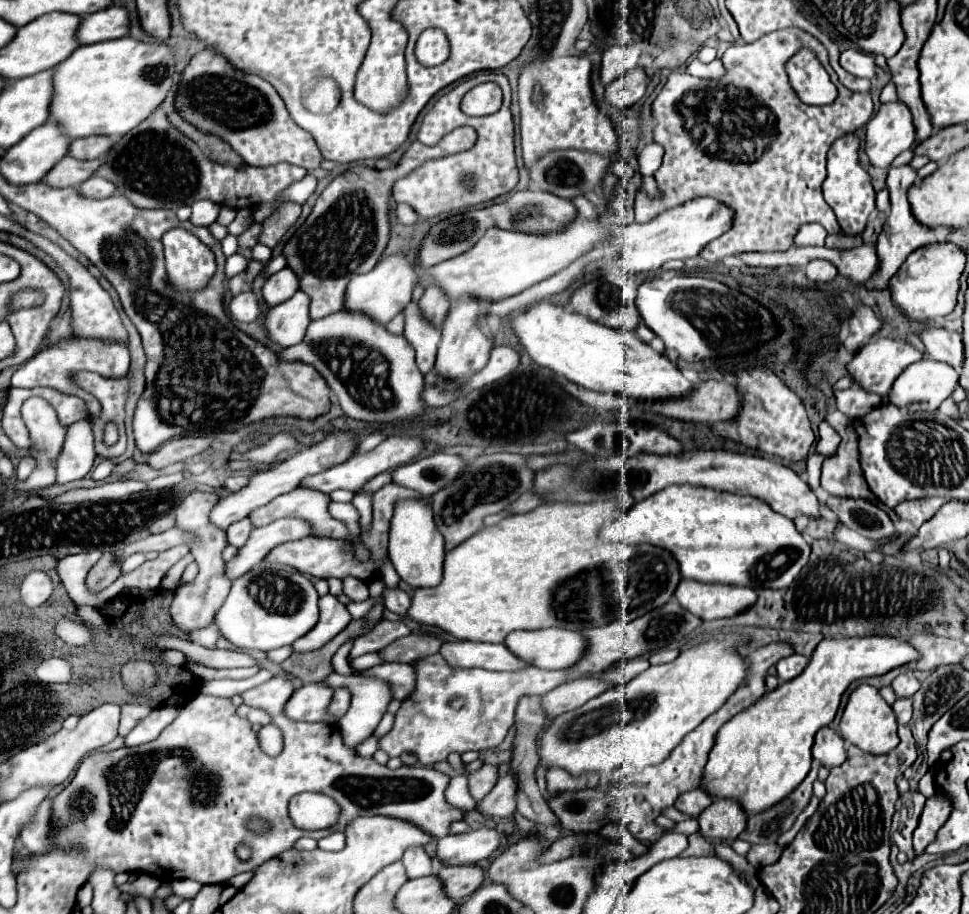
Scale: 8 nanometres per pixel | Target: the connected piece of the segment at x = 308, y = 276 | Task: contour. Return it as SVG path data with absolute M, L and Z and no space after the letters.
M457 127L455 131L447 133L435 147L427 147L419 141L411 143L401 161L391 169L379 171L367 165L355 165L331 181L327 191L319 195L311 215L283 249L287 265L293 267L299 277L301 291L311 297L311 319L321 319L329 313L341 311L349 279L369 271L381 259L391 233L389 197L393 183L429 159L455 155L459 153L457 149L471 149L475 141L477 133L473 127Z

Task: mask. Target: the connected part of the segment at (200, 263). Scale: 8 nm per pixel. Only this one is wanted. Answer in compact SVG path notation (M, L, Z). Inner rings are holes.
M185 229L167 231L161 237L165 251L167 281L177 289L205 289L215 275L215 255L193 233Z

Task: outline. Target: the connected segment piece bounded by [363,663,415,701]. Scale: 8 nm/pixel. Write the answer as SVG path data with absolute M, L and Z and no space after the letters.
M383 663L363 671L365 677L379 677L393 685L393 697L403 701L413 693L415 687L415 671L413 665L407 663Z

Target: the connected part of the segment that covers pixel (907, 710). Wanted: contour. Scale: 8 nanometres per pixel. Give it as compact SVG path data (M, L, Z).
M897 699L893 705L893 711L897 715L897 721L901 725L907 725L911 719L911 699Z

